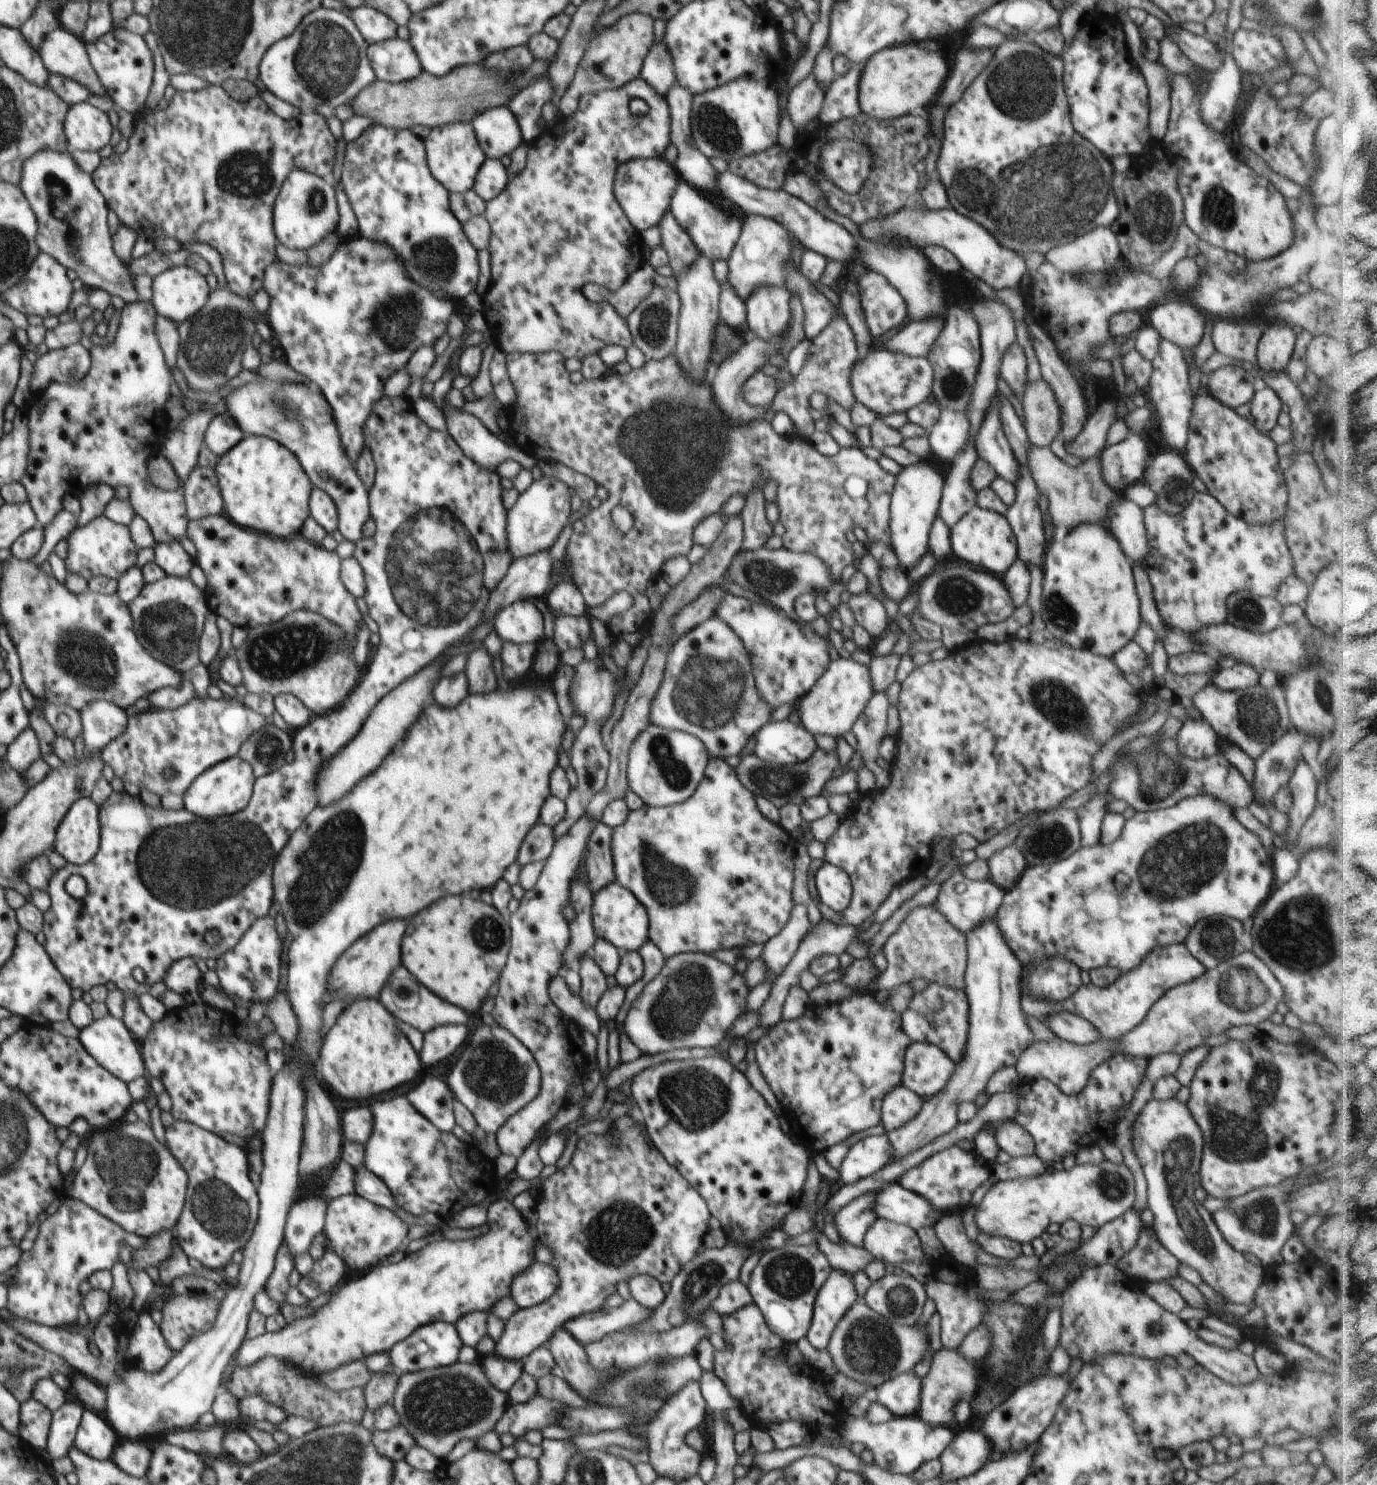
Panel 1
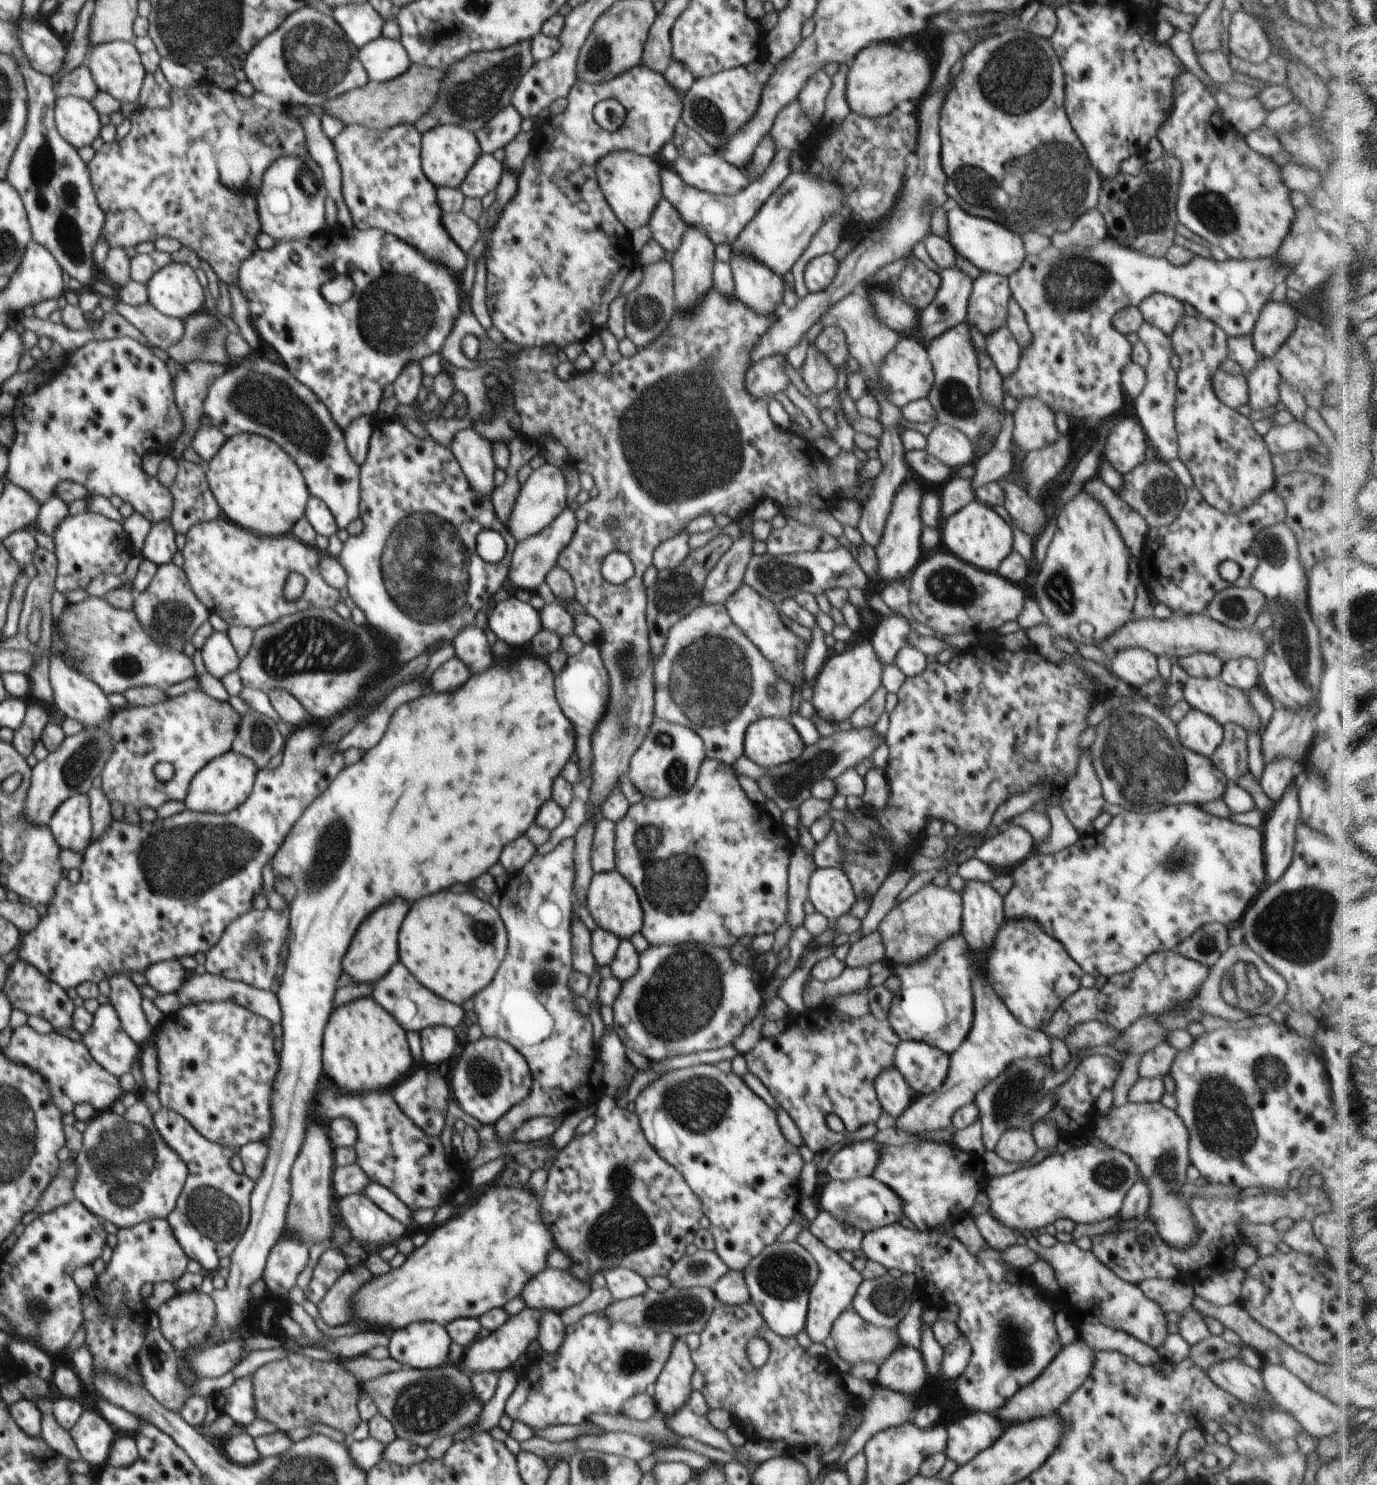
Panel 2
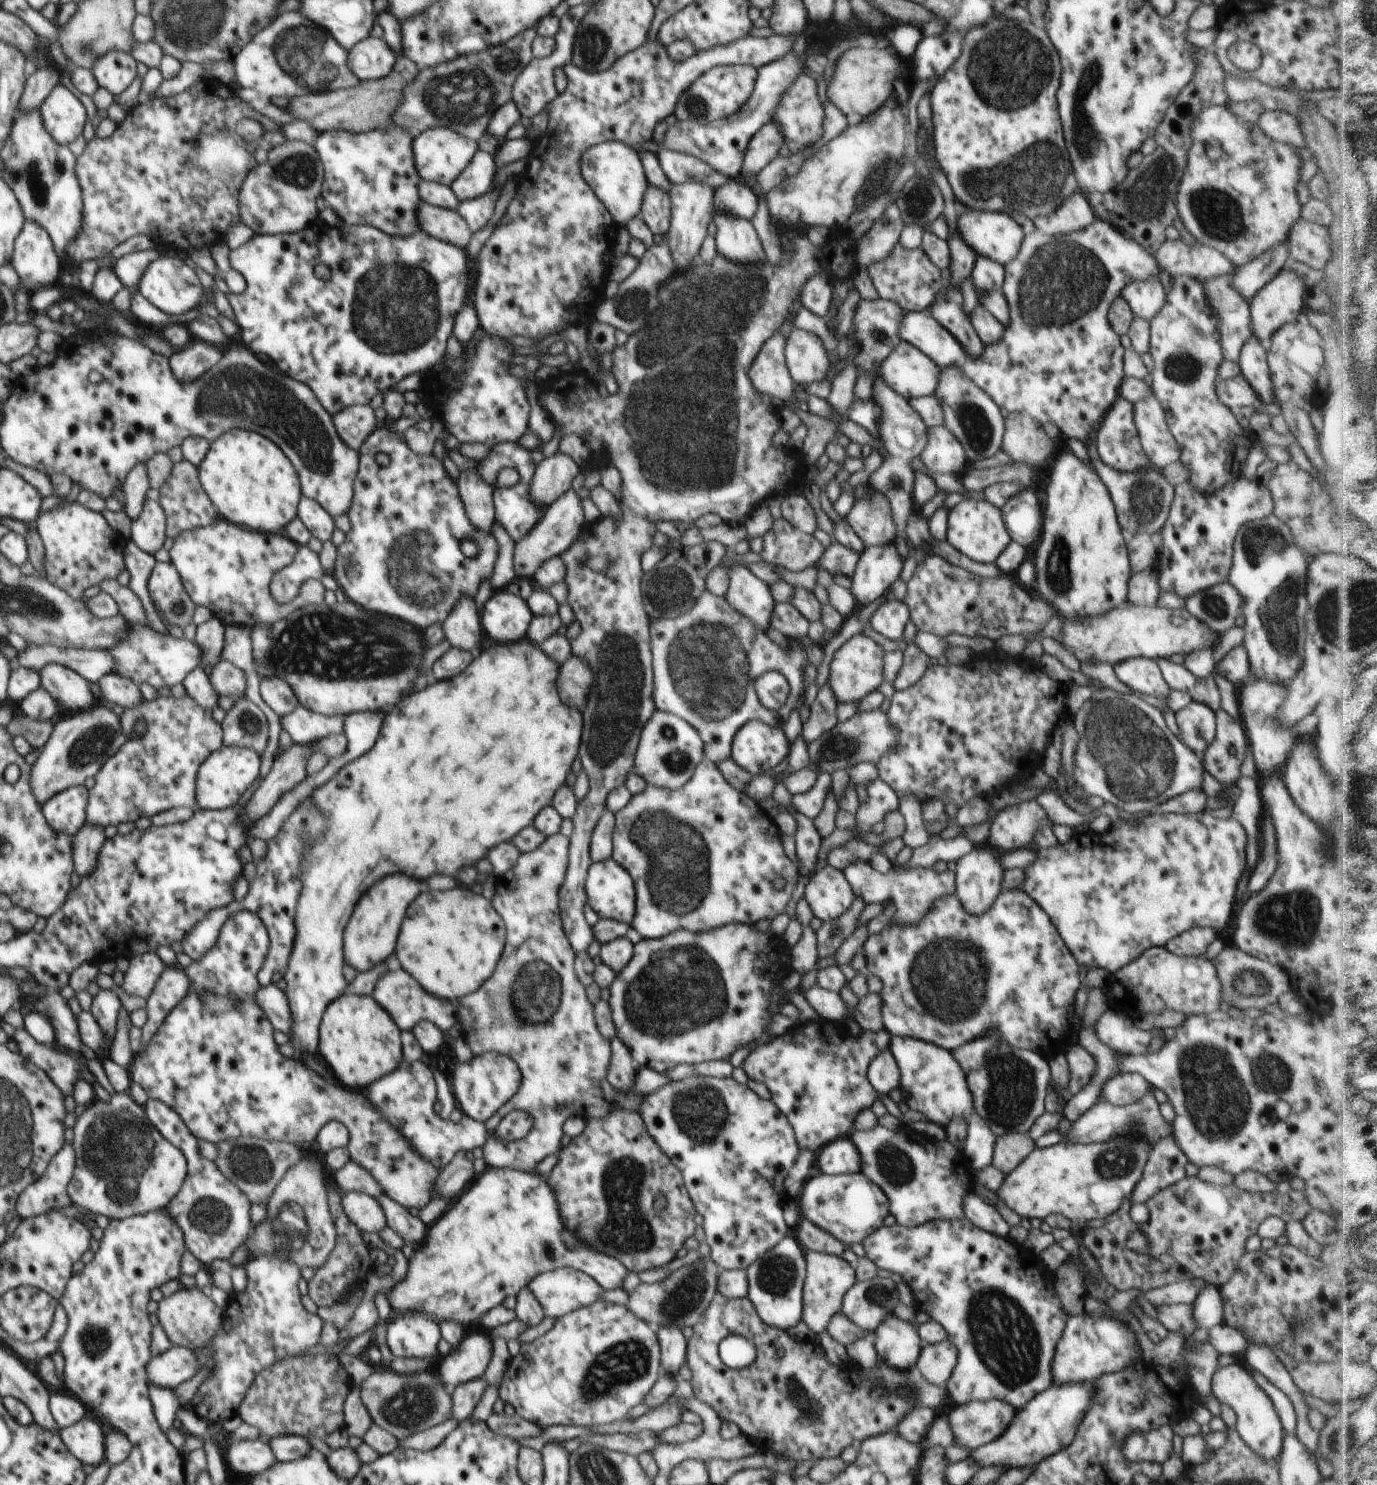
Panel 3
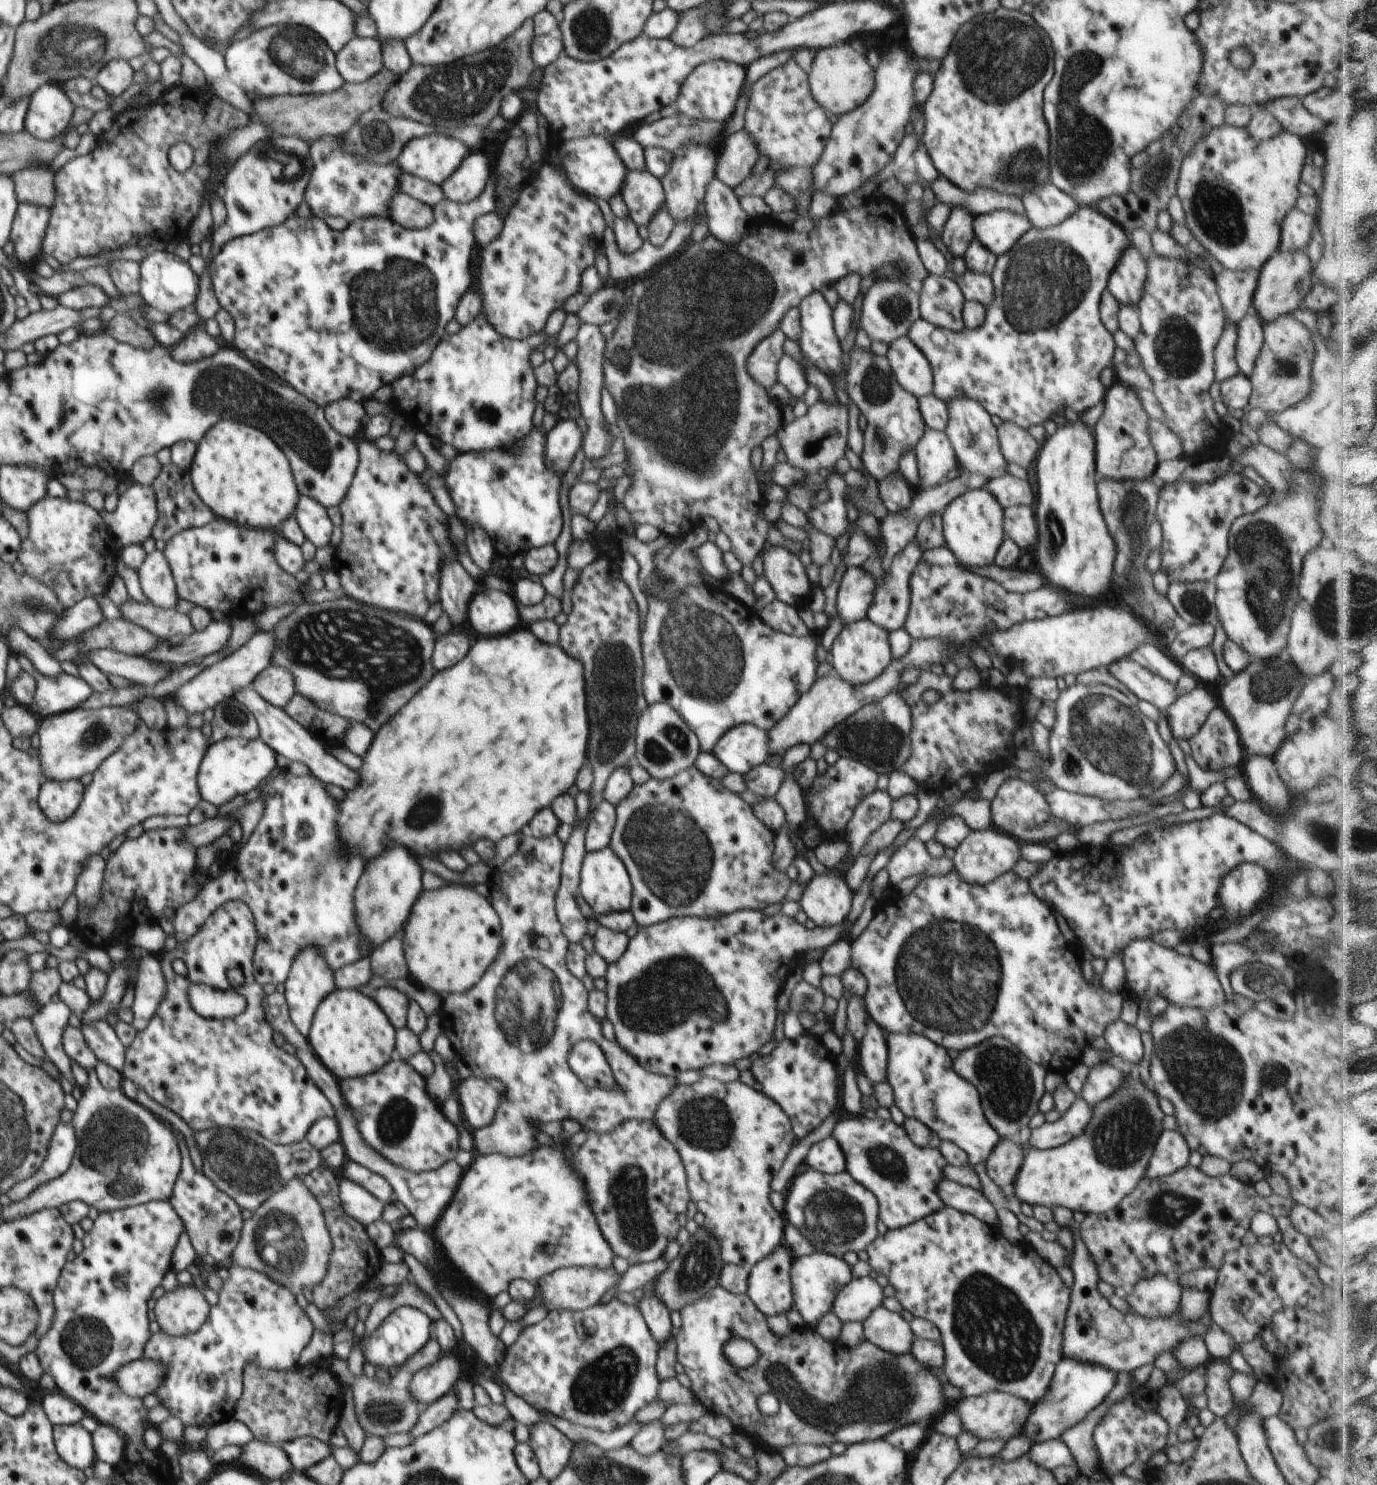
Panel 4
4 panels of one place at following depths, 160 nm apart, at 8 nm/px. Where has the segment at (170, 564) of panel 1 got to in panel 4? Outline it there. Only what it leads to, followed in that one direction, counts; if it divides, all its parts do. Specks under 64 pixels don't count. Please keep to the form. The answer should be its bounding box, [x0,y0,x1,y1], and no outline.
[98,482,160,548]

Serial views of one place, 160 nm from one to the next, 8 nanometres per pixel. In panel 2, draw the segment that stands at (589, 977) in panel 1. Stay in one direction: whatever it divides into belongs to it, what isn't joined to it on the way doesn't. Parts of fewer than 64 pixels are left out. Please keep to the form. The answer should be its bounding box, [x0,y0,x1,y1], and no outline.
[570,916,597,976]

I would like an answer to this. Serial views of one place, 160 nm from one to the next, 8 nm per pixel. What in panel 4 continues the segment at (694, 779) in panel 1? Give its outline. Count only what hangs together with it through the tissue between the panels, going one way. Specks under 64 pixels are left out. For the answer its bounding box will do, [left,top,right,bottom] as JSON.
[634,703,701,779]

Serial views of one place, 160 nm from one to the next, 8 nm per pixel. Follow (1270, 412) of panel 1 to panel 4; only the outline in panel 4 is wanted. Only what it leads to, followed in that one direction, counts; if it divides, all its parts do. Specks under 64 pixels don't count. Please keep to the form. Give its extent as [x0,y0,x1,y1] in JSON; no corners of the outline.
[1235,306,1263,377]

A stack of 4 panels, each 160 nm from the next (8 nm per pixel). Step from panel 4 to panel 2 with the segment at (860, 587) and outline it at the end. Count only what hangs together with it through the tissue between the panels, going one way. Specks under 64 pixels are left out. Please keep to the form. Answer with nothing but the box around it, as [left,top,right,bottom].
[875,477,924,583]

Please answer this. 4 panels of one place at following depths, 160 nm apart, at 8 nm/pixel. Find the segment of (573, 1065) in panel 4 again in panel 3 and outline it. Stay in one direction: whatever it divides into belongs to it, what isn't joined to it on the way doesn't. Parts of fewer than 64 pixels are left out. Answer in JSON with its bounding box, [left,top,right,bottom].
[607,1036,638,1092]

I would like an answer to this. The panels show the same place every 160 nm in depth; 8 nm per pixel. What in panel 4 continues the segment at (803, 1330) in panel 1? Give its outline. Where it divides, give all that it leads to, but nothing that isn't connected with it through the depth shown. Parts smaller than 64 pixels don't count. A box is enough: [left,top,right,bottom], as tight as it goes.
[747,1243,794,1317]

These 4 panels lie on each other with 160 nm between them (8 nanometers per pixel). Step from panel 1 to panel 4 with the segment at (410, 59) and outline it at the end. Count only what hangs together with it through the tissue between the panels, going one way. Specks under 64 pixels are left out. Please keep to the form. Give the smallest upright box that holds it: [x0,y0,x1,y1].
[335,36,384,83]

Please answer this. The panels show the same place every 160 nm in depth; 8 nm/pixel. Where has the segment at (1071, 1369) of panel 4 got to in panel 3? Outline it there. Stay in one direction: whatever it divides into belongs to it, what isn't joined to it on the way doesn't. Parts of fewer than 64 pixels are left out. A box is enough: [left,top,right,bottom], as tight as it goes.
[969,1382,1095,1469]

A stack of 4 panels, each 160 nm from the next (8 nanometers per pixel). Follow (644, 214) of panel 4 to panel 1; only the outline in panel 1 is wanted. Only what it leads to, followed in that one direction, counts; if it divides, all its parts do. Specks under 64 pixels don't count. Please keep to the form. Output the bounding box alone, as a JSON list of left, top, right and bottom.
[658,209,699,275]

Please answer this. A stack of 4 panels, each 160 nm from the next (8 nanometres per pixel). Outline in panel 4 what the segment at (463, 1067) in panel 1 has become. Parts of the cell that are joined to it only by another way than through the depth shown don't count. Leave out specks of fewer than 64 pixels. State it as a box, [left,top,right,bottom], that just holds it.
[455,1075,505,1130]

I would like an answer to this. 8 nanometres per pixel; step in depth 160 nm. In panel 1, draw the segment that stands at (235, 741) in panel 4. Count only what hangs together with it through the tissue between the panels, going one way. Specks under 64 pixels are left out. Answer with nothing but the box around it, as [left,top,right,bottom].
[183,756,255,818]

